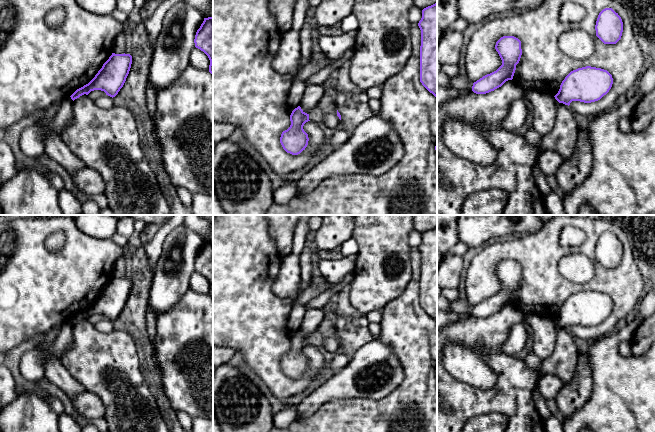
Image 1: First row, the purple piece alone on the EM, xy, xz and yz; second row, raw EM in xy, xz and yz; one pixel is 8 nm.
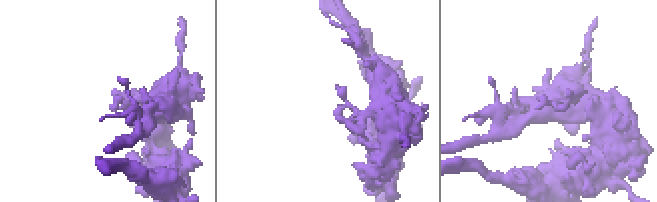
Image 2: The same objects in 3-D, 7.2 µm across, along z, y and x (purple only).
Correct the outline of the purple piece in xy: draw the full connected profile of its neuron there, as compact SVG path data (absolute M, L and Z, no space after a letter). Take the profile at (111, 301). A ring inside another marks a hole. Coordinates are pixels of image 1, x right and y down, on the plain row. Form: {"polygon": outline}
{"polygon": "M115 278L103 288L95 301L83 311L77 313L70 321L74 325L91 315L101 314L110 321L115 321L123 311L132 288L130 278Z"}

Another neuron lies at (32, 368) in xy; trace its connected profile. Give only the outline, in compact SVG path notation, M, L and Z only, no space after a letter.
M67 321L61 326L61 330L54 342L49 346L39 345L28 350L20 360L20 373L24 379L38 383L45 378L45 366L43 358L45 354L61 359L65 351L73 345L73 324Z

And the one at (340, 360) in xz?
M338 352L334 359L327 363L324 371L320 374L320 377L317 381L322 382L324 376L327 373L335 374L337 371L345 367L350 361L350 357L347 356L345 353Z

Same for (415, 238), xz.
M413 229L409 235L409 244L411 247L418 248L422 242L422 234Z

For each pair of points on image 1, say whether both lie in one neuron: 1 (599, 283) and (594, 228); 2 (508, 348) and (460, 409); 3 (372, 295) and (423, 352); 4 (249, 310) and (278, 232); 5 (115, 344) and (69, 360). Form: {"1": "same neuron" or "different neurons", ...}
{"1": "same neuron", "2": "different neurons", "3": "different neurons", "4": "different neurons", "5": "same neuron"}

